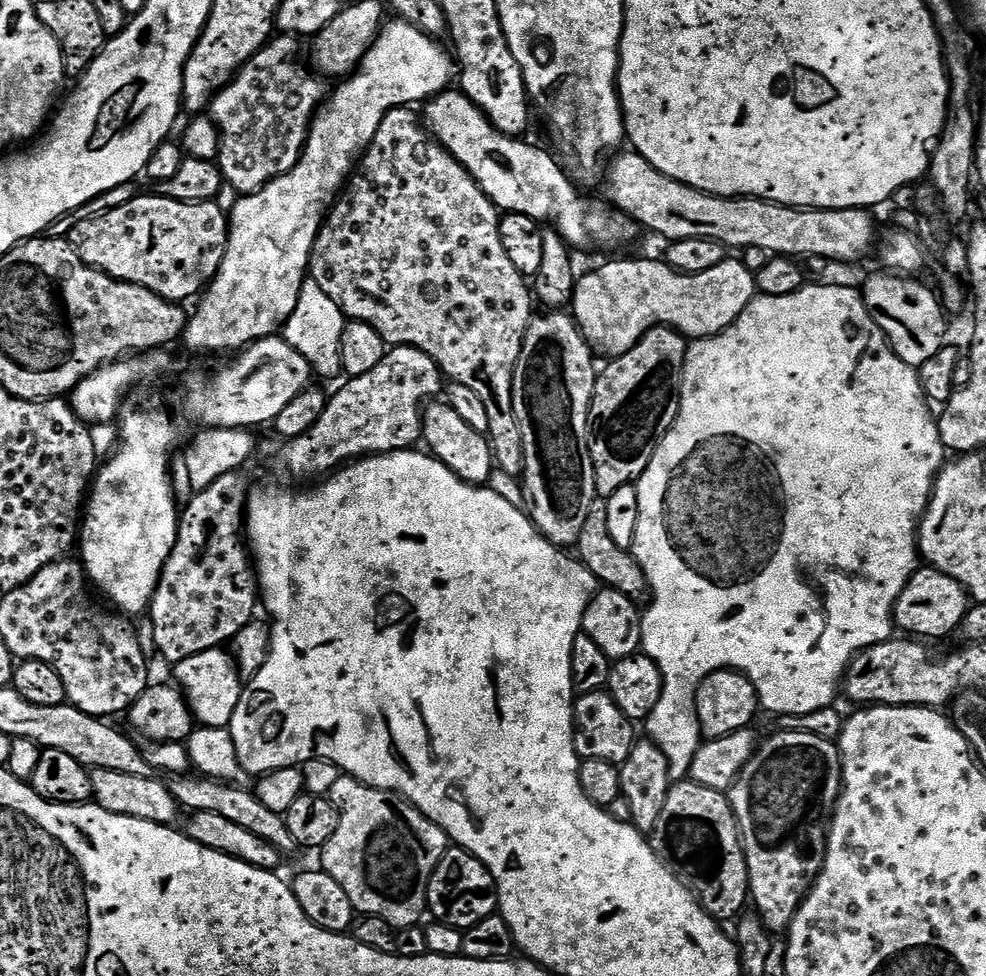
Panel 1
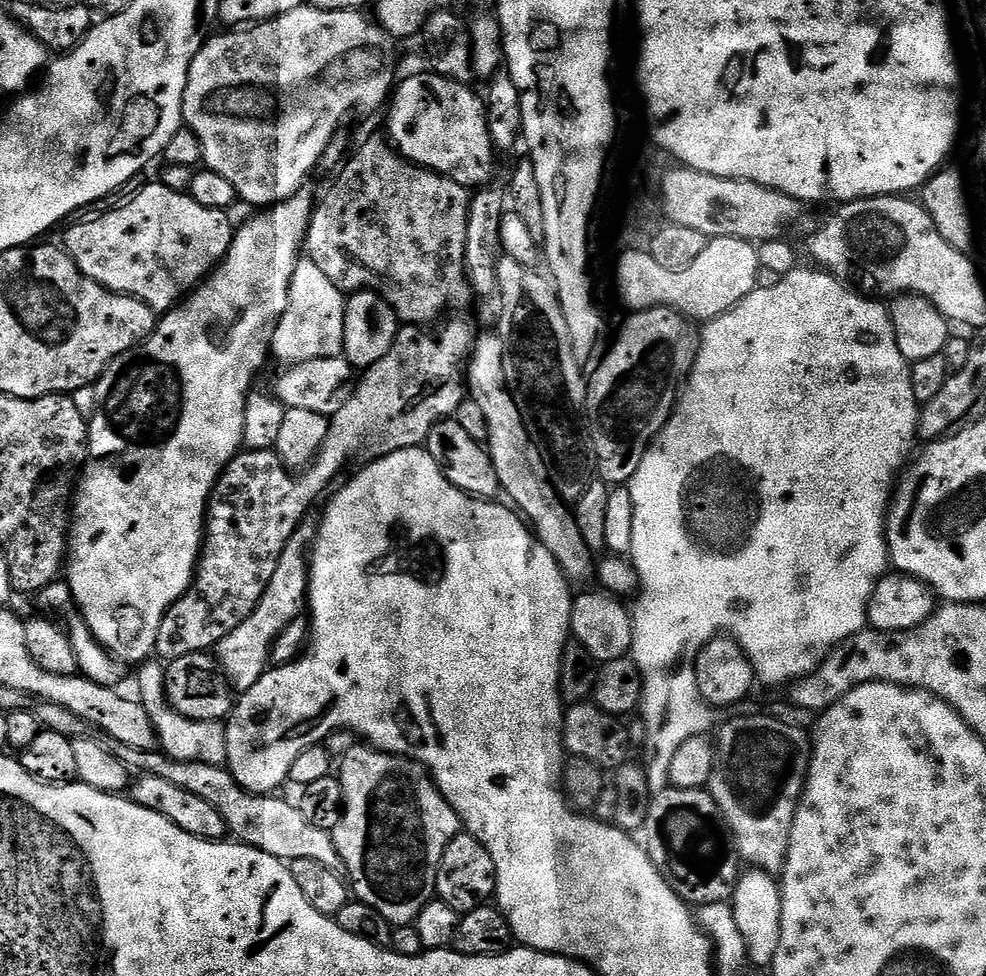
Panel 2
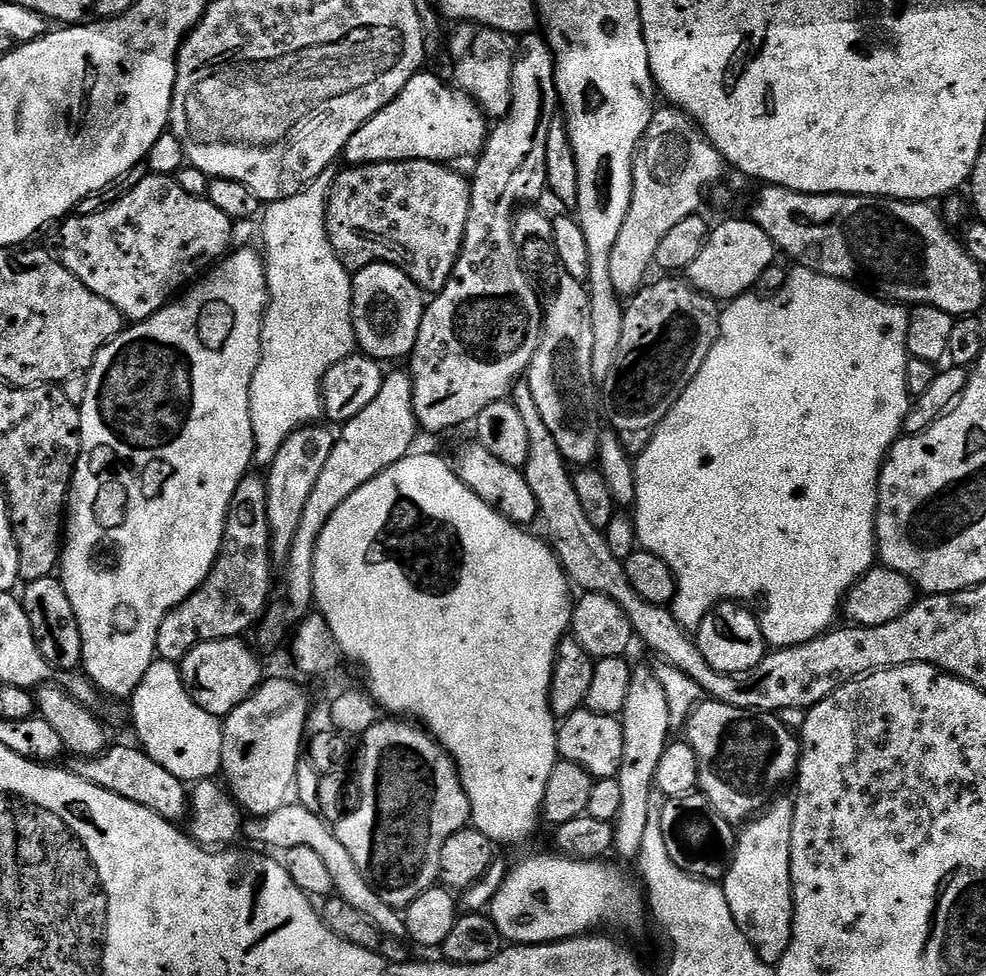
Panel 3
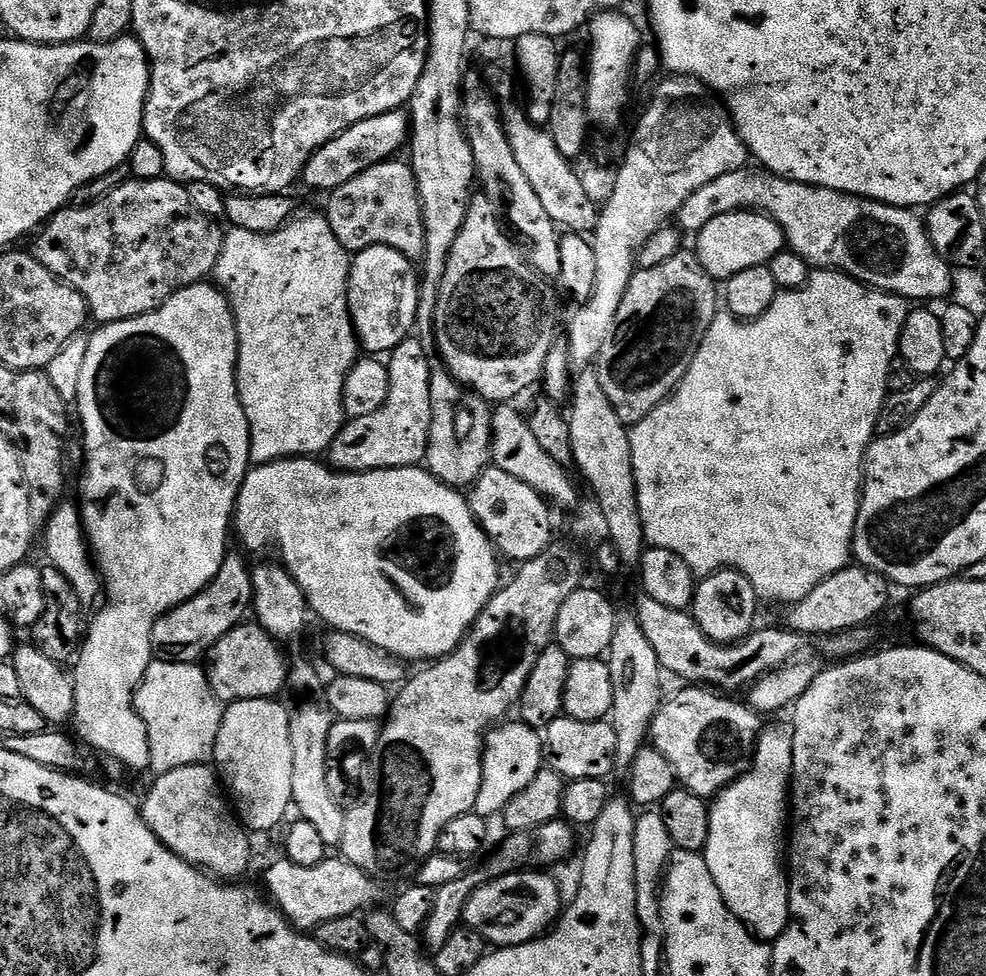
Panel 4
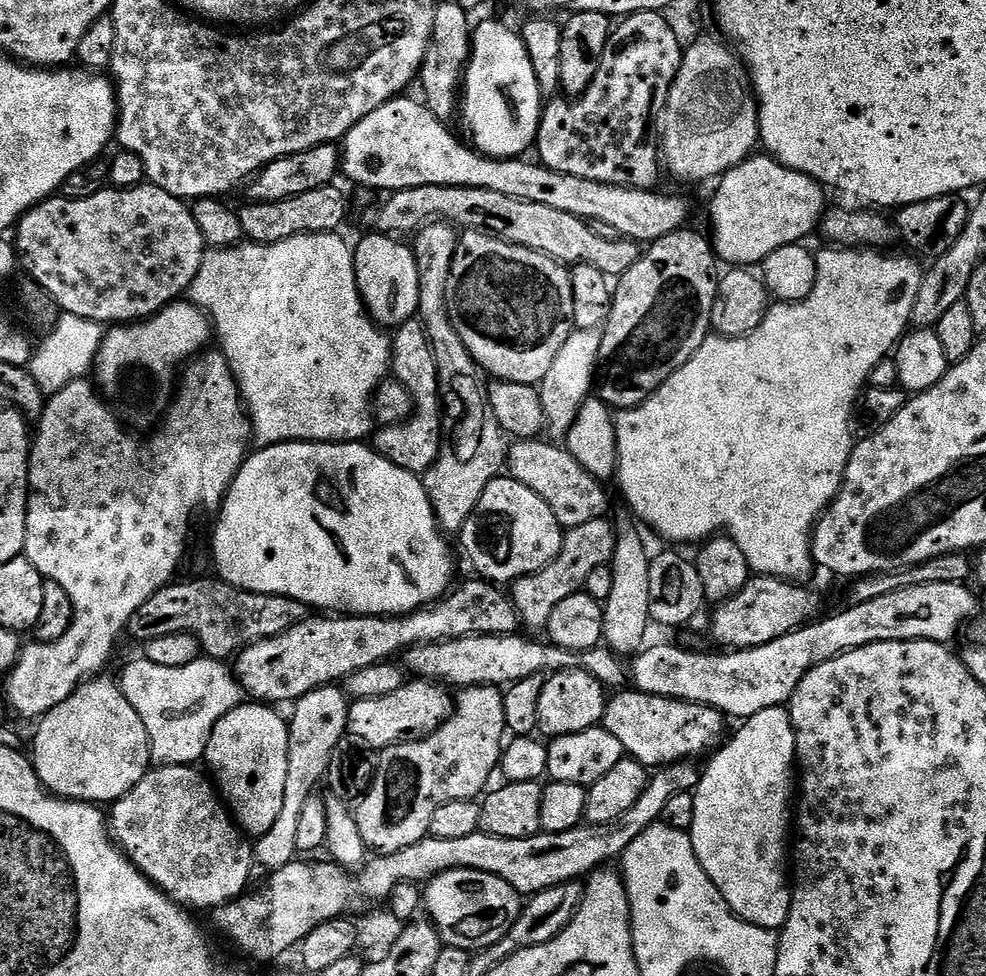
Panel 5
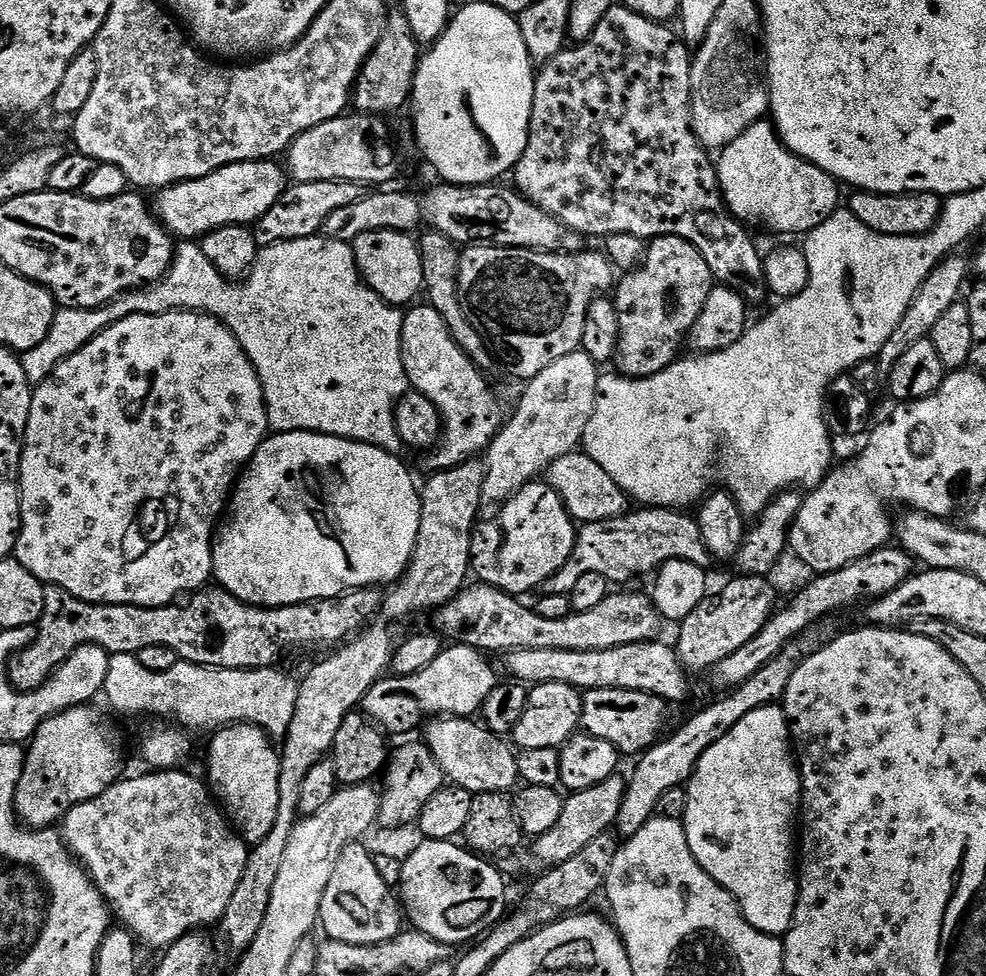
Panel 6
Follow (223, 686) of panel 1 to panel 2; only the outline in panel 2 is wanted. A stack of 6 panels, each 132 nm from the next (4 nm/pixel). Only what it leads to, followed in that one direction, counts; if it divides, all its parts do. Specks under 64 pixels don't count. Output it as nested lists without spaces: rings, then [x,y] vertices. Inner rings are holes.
[[[305,518],[296,527],[282,550],[282,558],[278,558],[278,566],[274,570],[274,576],[270,578],[270,586],[266,586],[254,614],[250,614],[250,618],[246,618],[242,626],[230,630],[230,634],[226,634],[226,638],[222,638],[222,642],[214,649],[221,672],[237,693],[248,692],[250,686],[261,680],[270,667],[272,644],[280,637],[281,630],[290,626],[290,622],[303,613],[300,611],[305,611],[308,599],[310,549],[316,543],[317,531],[317,521],[312,518]]]

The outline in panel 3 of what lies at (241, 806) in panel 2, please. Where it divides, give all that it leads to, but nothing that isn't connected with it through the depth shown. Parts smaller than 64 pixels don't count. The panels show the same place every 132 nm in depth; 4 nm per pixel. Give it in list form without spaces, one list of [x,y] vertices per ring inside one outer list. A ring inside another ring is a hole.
[[[299,802],[291,803],[281,803],[278,810],[274,810],[263,819],[249,819],[246,824],[246,836],[248,832],[250,839],[261,840],[262,843],[269,844],[277,850],[294,846],[310,846],[310,850],[315,850],[322,857],[322,863],[330,873],[335,895],[341,896],[343,900],[350,902],[350,906],[355,906],[360,913],[366,914],[366,918],[370,918],[370,922],[374,922],[374,926],[378,926],[381,933],[397,938],[403,937],[405,931],[401,913],[391,908],[386,902],[382,902],[378,894],[374,894],[370,882],[362,878],[362,870],[358,870],[354,858],[350,858],[346,846],[342,846],[342,842],[336,836],[333,825],[325,820],[319,811],[306,808]]]

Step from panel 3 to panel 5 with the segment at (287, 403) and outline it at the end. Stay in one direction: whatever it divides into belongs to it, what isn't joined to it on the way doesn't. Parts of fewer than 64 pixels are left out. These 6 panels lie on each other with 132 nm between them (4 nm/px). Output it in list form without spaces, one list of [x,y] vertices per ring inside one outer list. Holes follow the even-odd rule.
[[[300,233],[270,245],[255,245],[253,248],[237,246],[212,250],[204,257],[204,264],[192,282],[191,303],[210,317],[214,336],[220,339],[219,351],[224,353],[226,362],[232,371],[232,377],[240,388],[240,399],[248,413],[252,425],[252,436],[257,445],[285,444],[288,440],[314,440],[317,444],[333,442],[360,442],[371,437],[374,432],[374,420],[370,415],[370,397],[377,384],[390,372],[390,340],[384,337],[375,320],[368,315],[360,292],[356,289],[356,271],[352,269],[353,249],[340,237],[339,233]]]

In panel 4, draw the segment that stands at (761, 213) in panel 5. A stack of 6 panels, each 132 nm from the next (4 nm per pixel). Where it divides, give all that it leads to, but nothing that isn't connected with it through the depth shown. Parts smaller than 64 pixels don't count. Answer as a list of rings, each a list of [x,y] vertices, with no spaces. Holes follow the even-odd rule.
[[[747,210],[714,218],[695,240],[694,251],[700,258],[700,267],[716,282],[729,280],[734,274],[742,274],[742,270],[768,264],[786,248],[784,231],[776,225],[775,220],[766,214]]]

